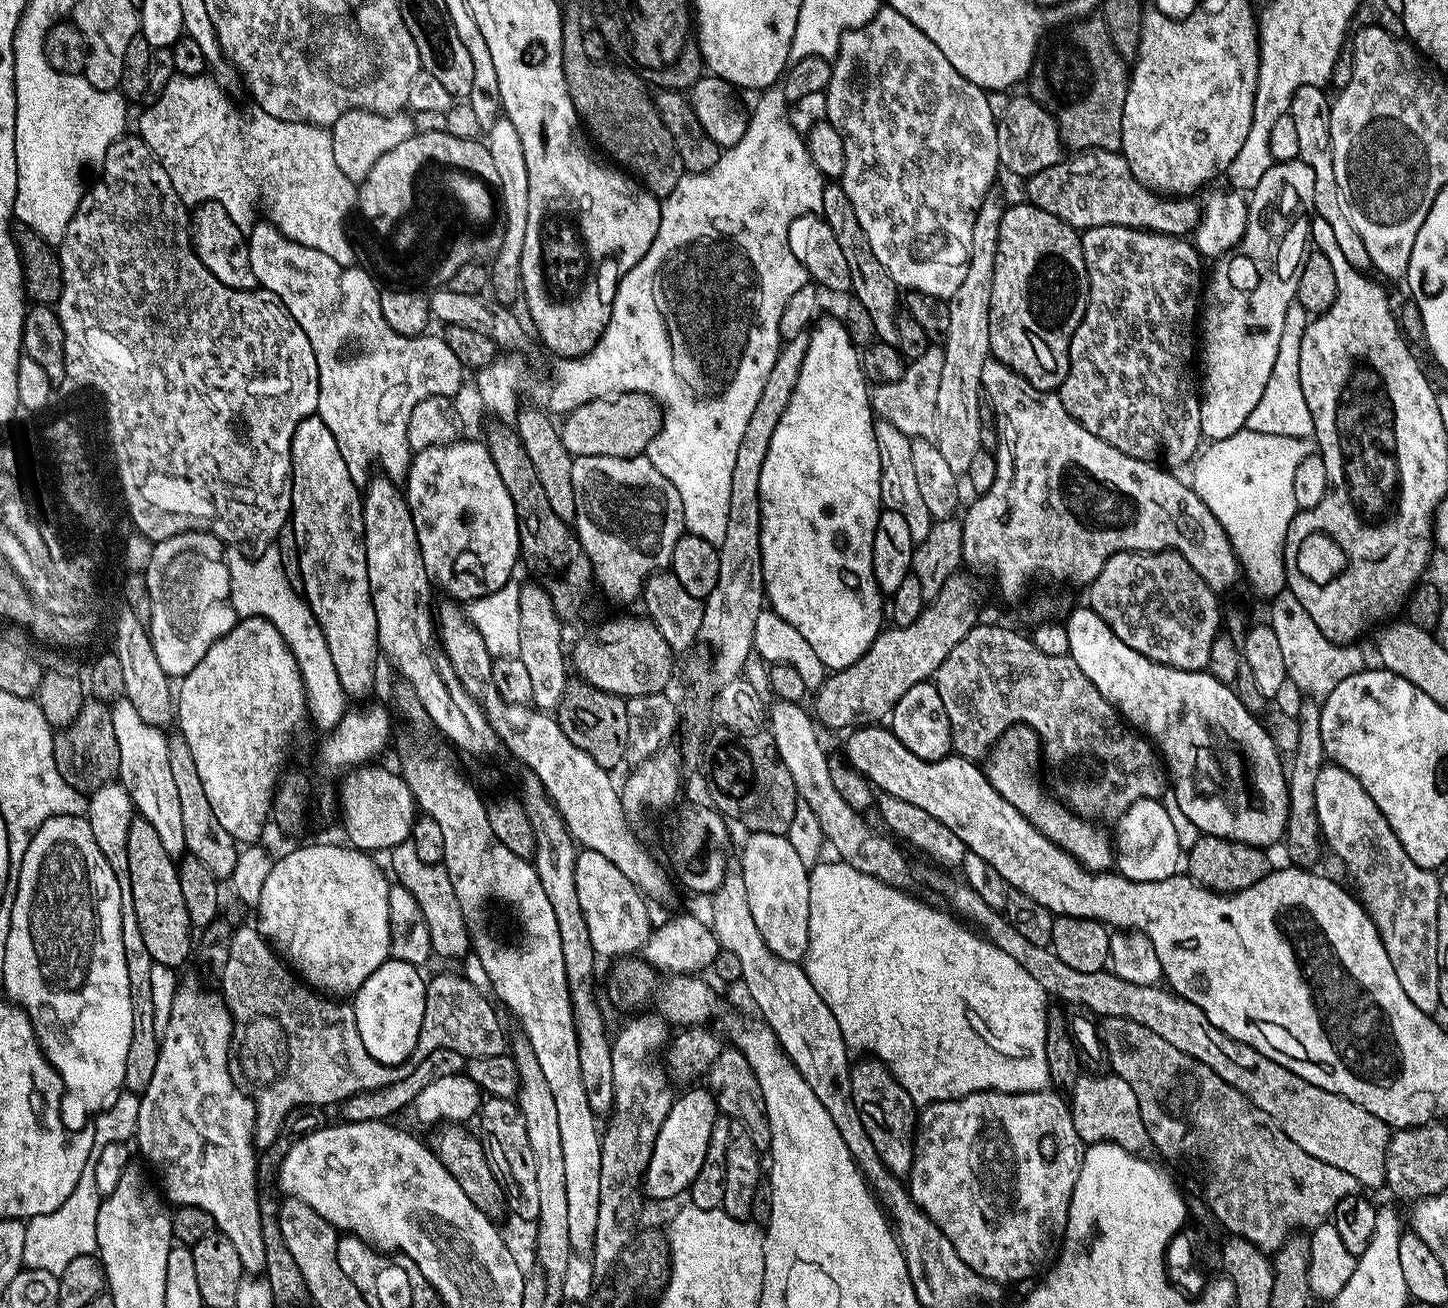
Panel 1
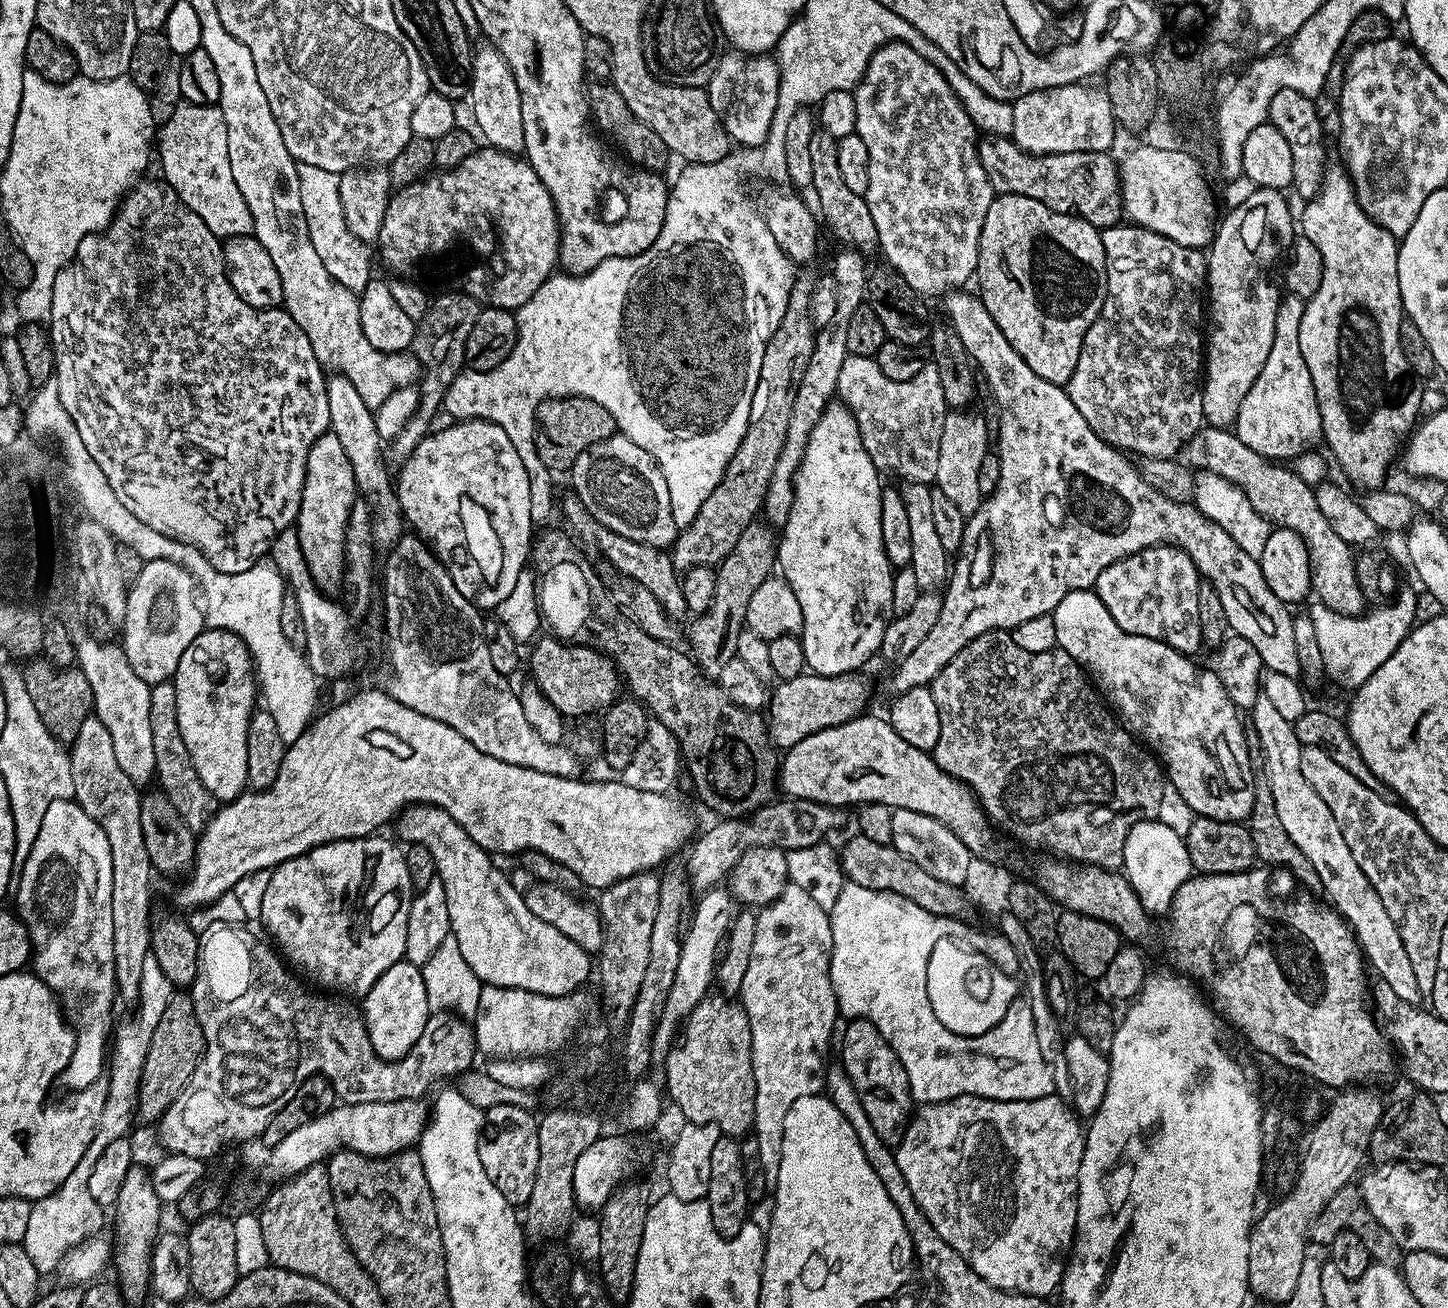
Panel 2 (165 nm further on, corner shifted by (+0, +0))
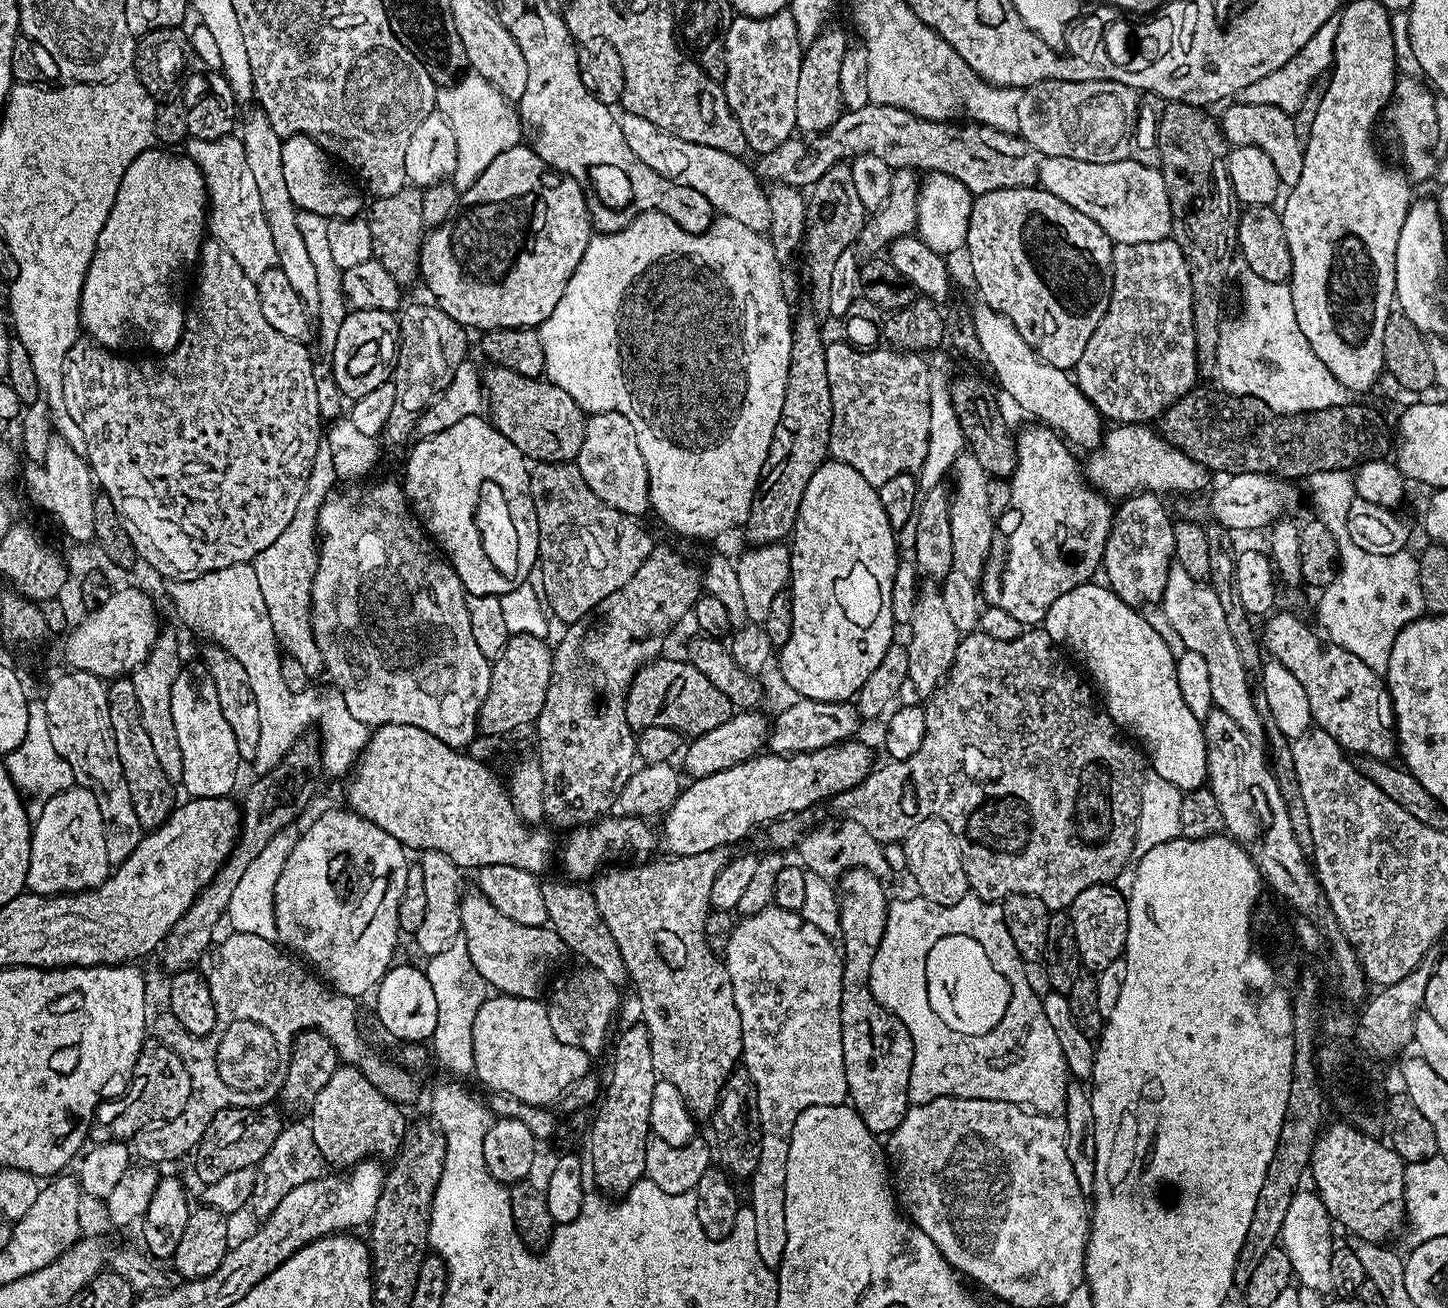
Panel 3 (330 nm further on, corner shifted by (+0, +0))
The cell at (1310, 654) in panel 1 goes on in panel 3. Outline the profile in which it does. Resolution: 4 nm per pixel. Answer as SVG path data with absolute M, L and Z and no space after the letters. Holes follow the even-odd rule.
M1347 471L1314 473L1306 480L1306 485L1316 507L1315 519L1328 527L1338 551L1338 571L1327 588L1319 593L1320 605L1316 608L1320 615L1319 627L1327 639L1362 658L1370 670L1377 674L1387 673L1394 638L1398 638L1407 624L1420 619L1426 612L1419 559L1411 556L1408 550L1389 556L1370 554L1350 538L1348 515L1354 502L1354 480Z

